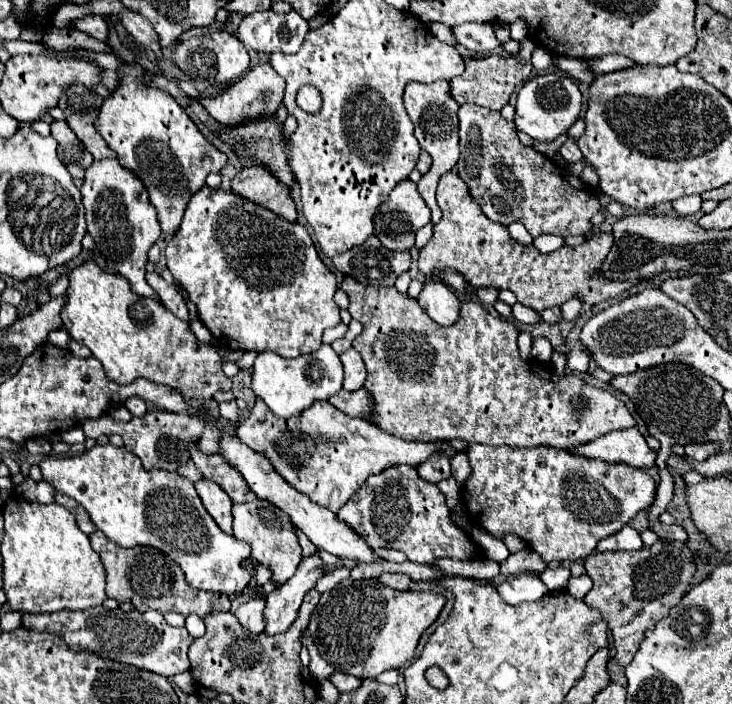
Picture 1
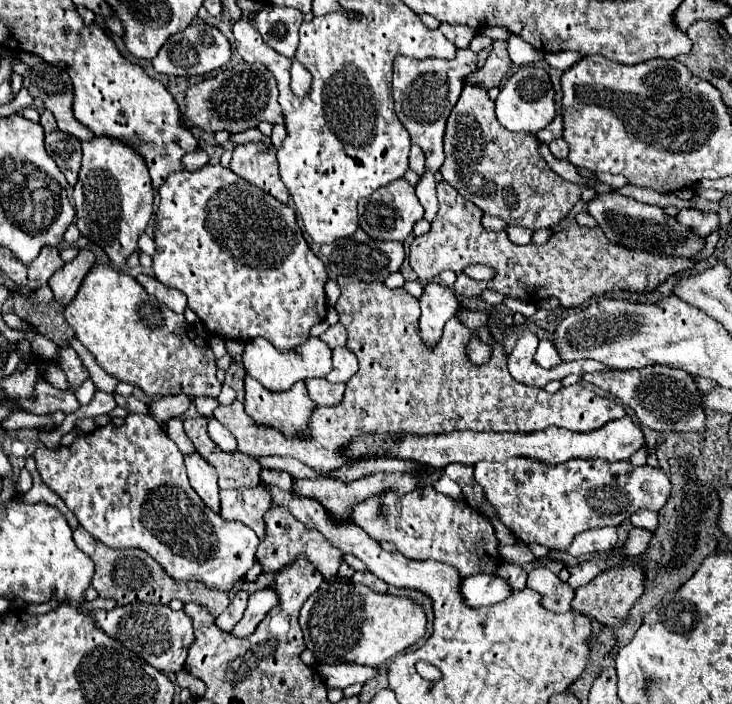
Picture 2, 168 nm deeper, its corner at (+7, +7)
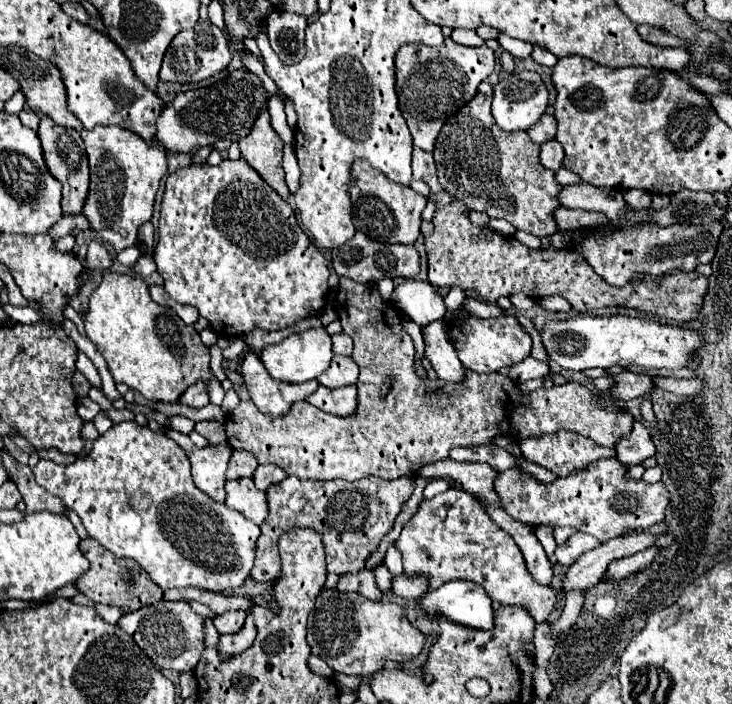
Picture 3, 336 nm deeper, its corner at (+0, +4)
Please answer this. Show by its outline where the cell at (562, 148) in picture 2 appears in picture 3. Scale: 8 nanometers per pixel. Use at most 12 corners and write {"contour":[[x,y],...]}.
{"contour":[[544,142],[540,162],[556,172],[562,166],[562,144]]}

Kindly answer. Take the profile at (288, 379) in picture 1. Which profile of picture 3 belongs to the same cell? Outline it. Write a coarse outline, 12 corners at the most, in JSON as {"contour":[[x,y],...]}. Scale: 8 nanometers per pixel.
{"contour":[[324,328],[264,346],[260,360],[278,382],[316,380],[332,362]]}

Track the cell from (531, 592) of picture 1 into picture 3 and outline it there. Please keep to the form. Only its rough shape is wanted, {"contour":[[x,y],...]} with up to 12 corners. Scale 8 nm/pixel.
{"contour":[[454,580],[420,600],[428,618],[490,630],[490,596]]}

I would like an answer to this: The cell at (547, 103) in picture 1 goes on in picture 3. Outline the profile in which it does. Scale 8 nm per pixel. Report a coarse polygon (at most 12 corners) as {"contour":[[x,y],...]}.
{"contour":[[538,72],[496,84],[492,114],[506,132],[528,130],[550,94]]}

